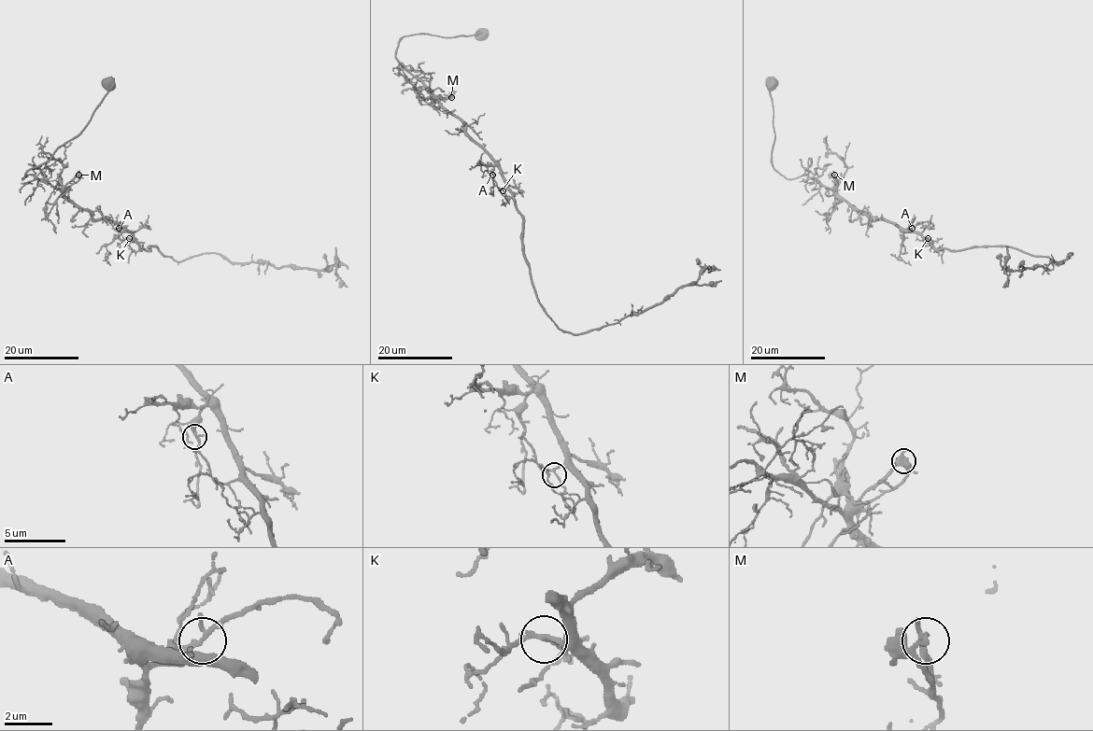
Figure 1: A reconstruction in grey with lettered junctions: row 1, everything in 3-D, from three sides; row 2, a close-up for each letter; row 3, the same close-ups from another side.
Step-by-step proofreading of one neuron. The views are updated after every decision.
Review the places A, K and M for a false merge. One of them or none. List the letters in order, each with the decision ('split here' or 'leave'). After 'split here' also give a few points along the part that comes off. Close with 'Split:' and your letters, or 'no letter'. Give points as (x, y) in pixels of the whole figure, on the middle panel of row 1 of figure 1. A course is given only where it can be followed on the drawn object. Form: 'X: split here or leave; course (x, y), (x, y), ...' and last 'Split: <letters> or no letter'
A: leave
K: leave
M: split here; course (451, 96), (418, 99), (420, 89), (429, 91)
Split: M

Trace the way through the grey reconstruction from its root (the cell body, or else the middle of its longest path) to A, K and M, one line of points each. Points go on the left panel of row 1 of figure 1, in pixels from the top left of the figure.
A: (107, 83), (86, 126), (22, 179), (44, 178), (93, 218), (119, 228)
K: (107, 83), (86, 126), (22, 179), (44, 178), (93, 218), (128, 231), (129, 238)
M: (107, 83), (107, 92), (86, 126), (49, 160), (31, 168), (22, 179), (33, 175), (62, 189), (78, 175)

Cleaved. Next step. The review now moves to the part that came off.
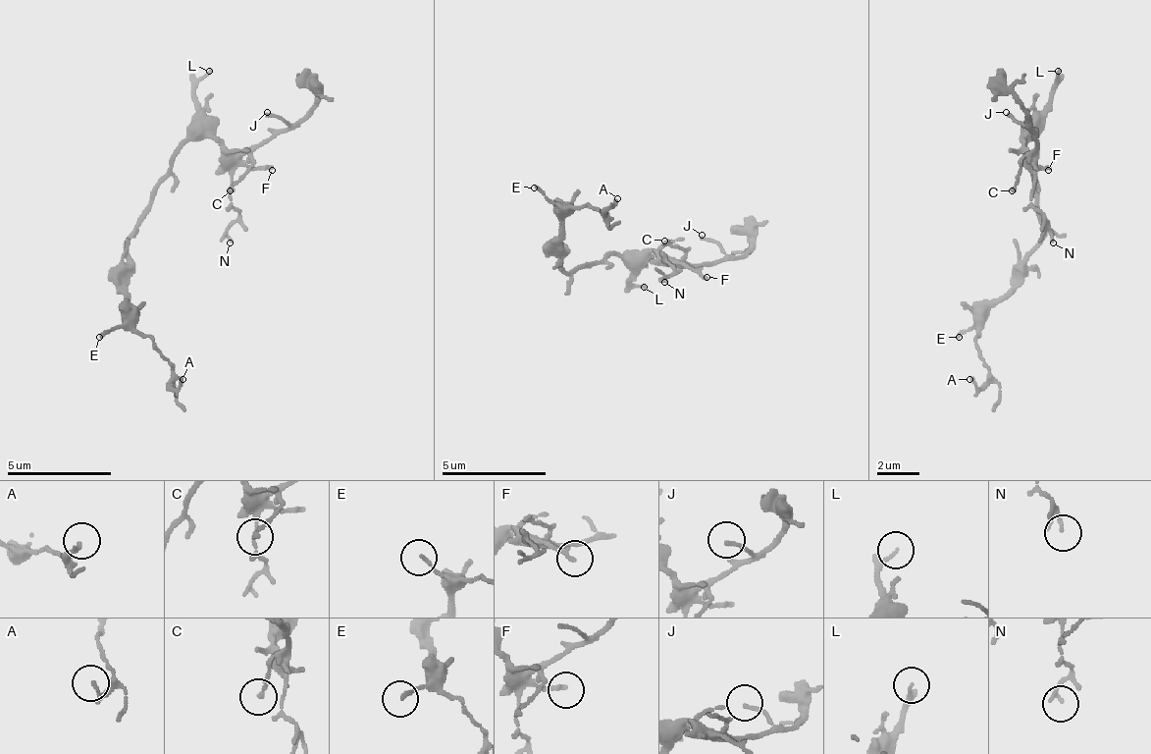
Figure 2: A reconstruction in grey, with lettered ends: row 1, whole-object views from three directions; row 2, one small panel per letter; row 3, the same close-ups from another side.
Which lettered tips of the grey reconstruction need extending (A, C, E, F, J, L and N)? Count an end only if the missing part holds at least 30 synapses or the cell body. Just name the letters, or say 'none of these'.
L

